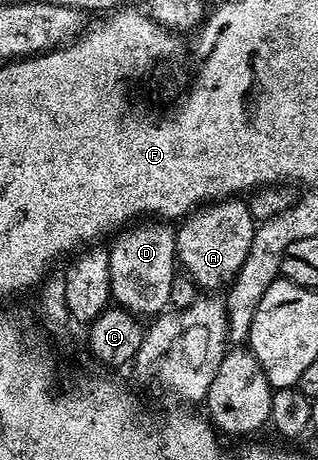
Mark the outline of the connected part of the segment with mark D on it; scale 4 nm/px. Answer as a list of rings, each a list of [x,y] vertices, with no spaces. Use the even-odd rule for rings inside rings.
[[[138,222],[113,237],[109,245],[110,295],[117,307],[125,308],[137,318],[145,318],[144,316],[154,318],[167,311],[172,294],[172,282],[176,275],[174,233],[175,229],[166,222]]]

